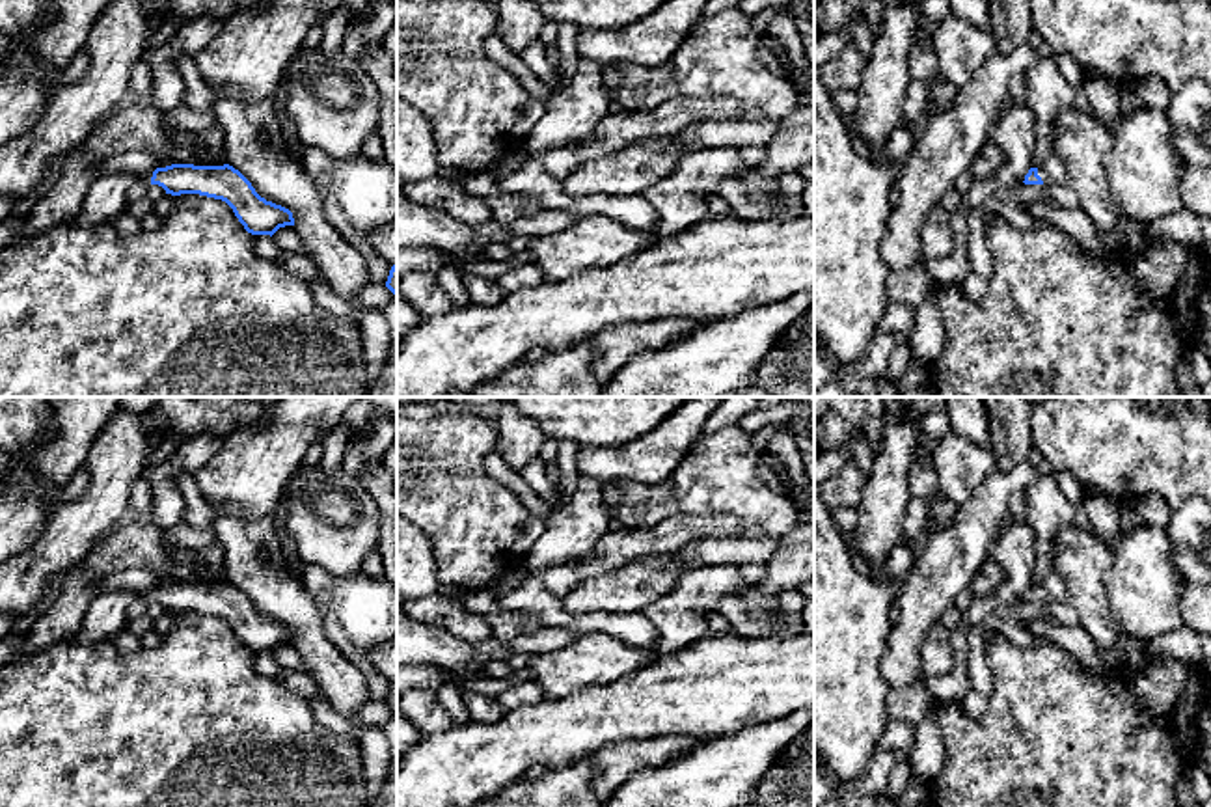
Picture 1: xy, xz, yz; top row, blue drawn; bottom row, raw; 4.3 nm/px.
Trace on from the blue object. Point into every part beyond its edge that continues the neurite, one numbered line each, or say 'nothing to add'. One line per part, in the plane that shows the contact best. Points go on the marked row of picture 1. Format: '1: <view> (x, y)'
1: yz (1051, 170)

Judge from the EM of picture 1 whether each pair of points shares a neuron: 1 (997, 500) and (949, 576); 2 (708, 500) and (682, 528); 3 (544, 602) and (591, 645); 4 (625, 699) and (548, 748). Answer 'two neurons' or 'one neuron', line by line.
1: one neuron
2: two neurons
3: two neurons
4: one neuron

